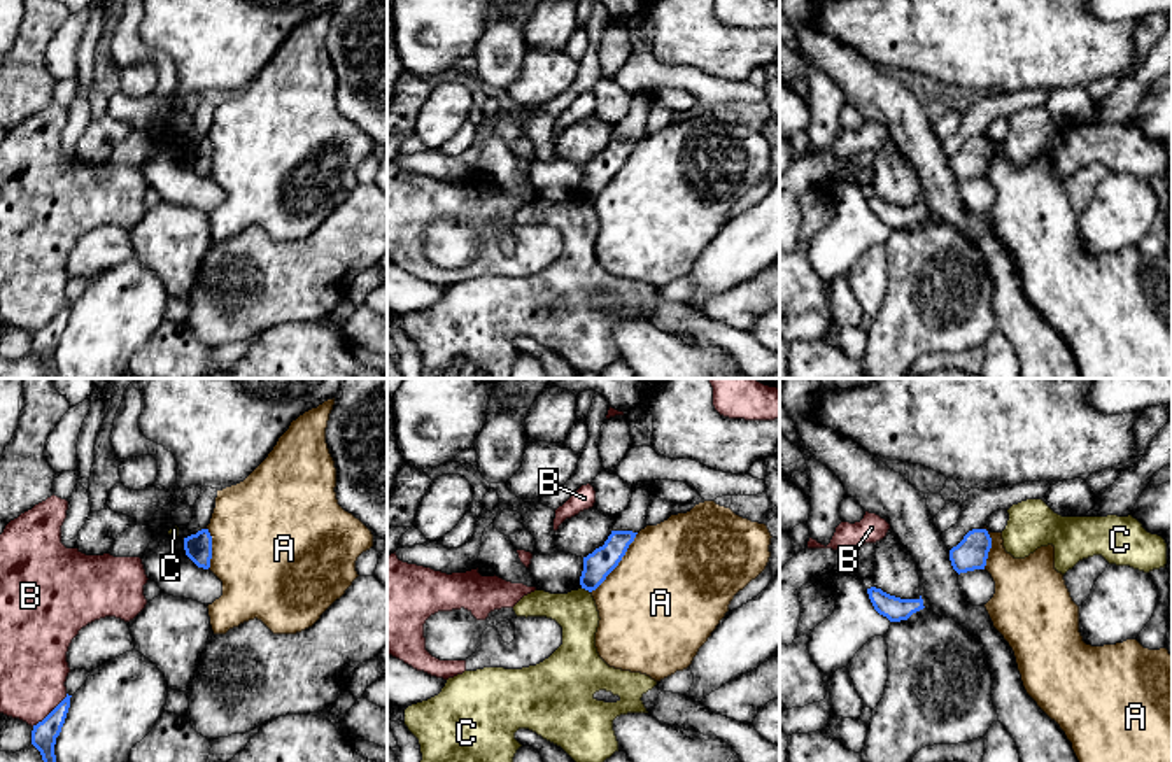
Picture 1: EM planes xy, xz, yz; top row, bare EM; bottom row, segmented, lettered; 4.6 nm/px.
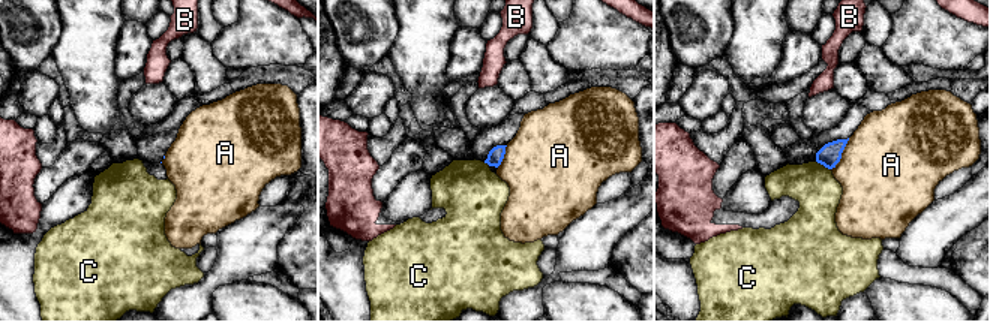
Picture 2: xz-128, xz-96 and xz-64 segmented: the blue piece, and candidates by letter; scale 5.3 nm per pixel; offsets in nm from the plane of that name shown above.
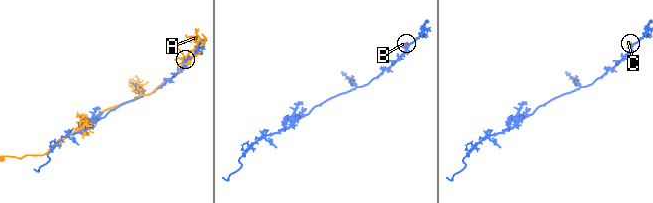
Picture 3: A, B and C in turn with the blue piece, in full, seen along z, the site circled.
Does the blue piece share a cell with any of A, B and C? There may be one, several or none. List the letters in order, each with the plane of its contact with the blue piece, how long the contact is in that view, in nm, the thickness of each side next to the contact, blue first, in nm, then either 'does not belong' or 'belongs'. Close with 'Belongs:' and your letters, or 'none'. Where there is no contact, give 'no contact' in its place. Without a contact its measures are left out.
A: meets blue in xz; contact 360 nm long; 130 nm thick on the blue side, 500 nm on the other; does not belong
B: meets blue in xy; contact 220 nm long; 120 nm thick on the blue side, 320 nm on the other; does not belong
C: meets blue in xz; contact 50 nm long; 130 nm thick on the blue side, 190 nm on the other; does not belong
Belongs: none

